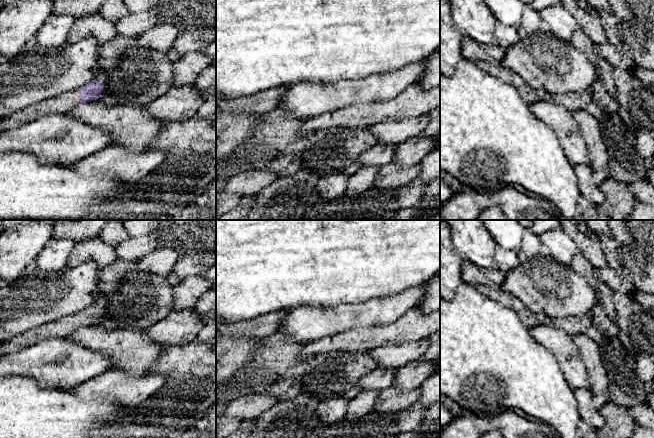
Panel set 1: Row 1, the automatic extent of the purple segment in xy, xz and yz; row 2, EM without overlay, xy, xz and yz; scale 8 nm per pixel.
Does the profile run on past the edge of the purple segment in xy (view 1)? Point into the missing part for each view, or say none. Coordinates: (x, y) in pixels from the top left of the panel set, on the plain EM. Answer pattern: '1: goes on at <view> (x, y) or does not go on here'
1: goes on at xy (61, 328)

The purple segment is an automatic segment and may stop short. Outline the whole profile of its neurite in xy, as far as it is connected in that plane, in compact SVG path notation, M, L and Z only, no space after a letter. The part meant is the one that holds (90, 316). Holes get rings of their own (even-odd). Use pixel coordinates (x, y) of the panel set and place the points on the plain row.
M97 302L78 313L28 330L7 342L0 343L0 356L17 352L48 338L65 338L81 327L96 325L104 311L104 306Z

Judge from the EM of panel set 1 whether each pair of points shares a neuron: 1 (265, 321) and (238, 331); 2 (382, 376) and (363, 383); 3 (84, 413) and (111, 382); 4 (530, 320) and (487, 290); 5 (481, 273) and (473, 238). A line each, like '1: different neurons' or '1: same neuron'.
1: same neuron
2: same neuron
3: different neurons
4: same neuron
5: different neurons

